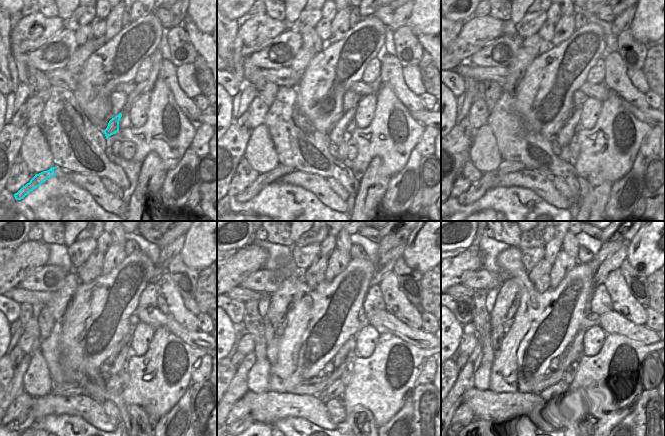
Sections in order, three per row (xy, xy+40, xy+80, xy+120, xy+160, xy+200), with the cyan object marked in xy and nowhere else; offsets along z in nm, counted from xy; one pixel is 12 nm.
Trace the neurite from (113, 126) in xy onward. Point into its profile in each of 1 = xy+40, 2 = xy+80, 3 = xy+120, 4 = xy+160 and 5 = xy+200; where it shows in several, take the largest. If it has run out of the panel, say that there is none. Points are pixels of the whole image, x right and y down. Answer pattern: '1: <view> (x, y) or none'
1: xy+40 (338, 134)
2: xy+80 (567, 131)
3: xy+120 (124, 354)
4: xy+160 (314, 386)
5: xy+200 (549, 380)

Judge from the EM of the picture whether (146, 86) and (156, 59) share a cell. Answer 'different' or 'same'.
same

